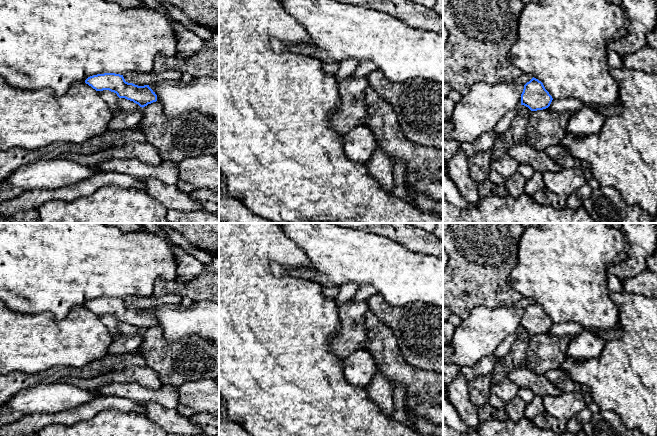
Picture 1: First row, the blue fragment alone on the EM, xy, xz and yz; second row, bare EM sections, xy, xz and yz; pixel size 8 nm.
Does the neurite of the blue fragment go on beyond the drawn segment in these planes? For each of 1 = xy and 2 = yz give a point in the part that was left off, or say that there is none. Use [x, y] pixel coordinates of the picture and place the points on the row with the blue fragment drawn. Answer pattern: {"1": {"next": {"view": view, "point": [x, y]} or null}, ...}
{"1": {"next": null}, "2": {"next": null}}

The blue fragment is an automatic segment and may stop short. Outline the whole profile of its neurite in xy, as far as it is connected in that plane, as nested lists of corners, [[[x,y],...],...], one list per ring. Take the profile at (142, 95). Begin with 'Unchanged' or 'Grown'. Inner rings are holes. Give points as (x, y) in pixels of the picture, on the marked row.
Unchanged. [[[104,73],[93,75],[88,77],[85,83],[96,91],[109,90],[114,92],[119,98],[133,101],[142,108],[157,101],[157,95],[149,85],[138,86],[128,83],[120,74]]]

